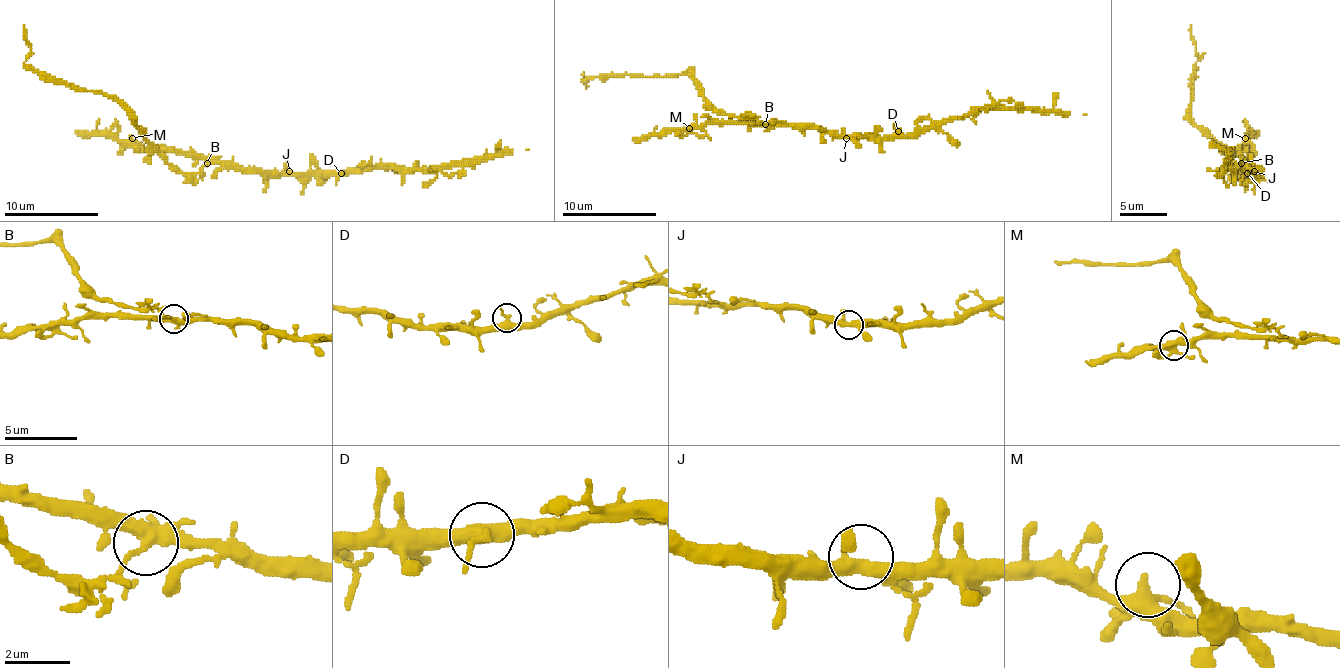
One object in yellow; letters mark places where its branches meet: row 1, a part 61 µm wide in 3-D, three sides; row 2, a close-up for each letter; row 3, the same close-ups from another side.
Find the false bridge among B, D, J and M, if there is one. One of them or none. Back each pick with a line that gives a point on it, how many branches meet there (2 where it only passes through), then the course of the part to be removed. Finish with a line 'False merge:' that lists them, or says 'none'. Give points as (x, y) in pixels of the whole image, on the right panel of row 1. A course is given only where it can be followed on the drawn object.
B: (1241, 163) | 4 | (1240, 163), (1233, 173), (1228, 156), (1191, 114), (1191, 81), (1195, 63), (1191, 25)
False merge: B

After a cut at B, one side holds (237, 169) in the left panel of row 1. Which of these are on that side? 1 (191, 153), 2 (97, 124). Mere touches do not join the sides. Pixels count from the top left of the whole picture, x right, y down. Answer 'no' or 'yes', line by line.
1: yes
2: yes

